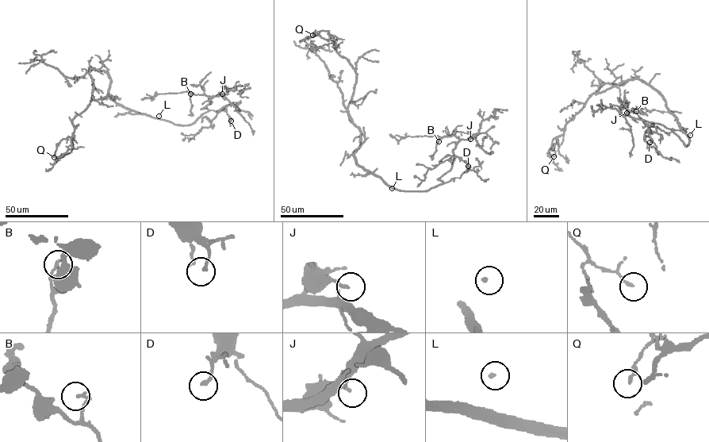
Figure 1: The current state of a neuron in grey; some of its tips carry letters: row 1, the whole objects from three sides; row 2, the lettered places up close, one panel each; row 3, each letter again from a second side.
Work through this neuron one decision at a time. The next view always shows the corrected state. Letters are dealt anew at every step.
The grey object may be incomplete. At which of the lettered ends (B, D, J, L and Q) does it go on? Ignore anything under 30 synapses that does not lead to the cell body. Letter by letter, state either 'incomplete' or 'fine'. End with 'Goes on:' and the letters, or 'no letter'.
B: fine
D: fine
J: fine
L: incomplete
Q: fine
Goes on: L

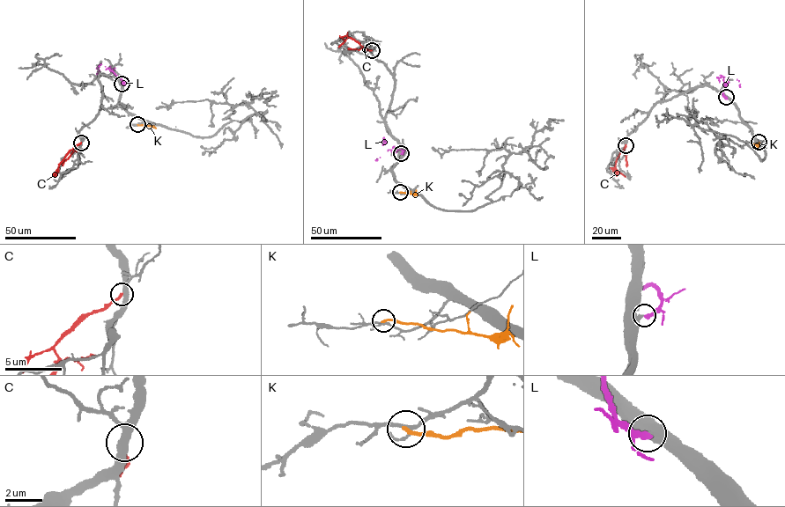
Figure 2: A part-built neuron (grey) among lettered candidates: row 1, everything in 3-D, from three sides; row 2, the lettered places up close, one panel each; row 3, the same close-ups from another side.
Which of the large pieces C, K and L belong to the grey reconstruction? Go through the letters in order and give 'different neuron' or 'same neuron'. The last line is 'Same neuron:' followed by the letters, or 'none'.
C: different neuron
K: different neuron
L: different neuron
Same neuron: none

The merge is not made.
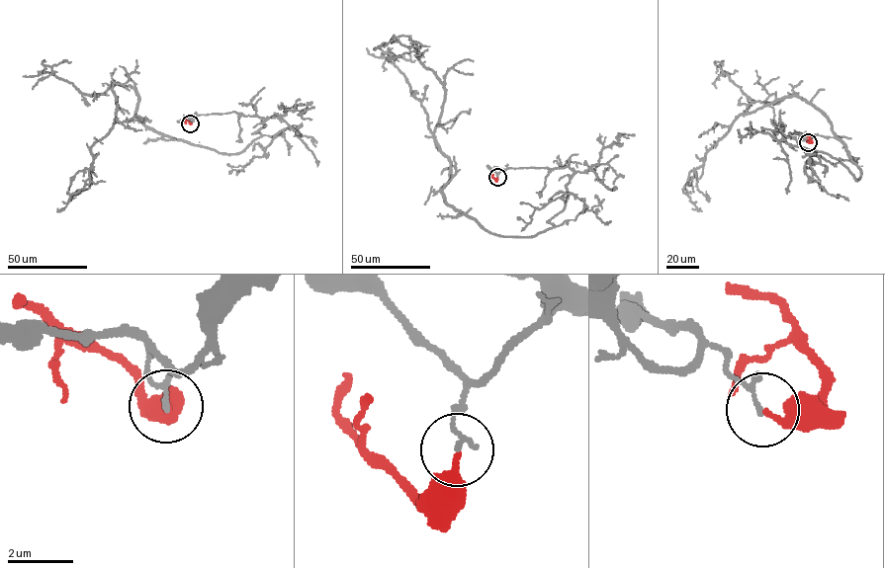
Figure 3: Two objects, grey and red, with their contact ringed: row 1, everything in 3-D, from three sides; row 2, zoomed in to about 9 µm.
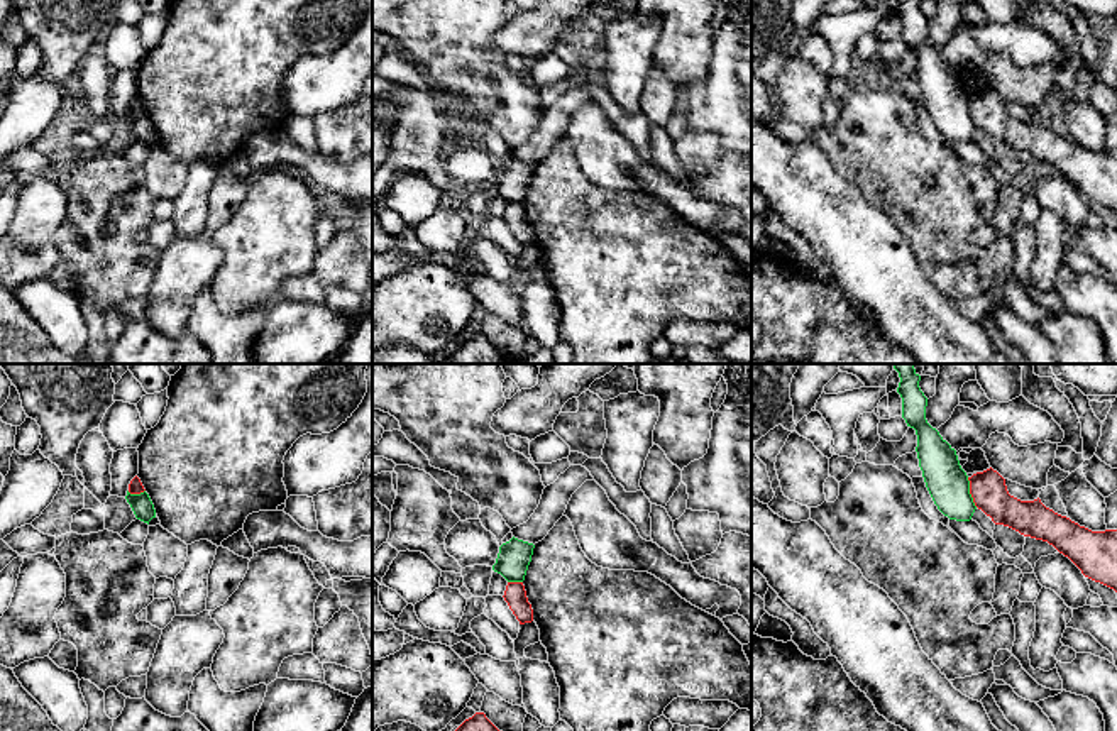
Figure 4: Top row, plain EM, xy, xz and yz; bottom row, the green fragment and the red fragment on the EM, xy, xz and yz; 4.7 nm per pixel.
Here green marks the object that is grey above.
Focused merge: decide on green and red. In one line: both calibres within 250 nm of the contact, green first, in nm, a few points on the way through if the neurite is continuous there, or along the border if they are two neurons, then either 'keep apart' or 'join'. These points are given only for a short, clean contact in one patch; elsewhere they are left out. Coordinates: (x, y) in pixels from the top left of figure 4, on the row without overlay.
calibres 200 and 170 nm; border yz (967, 98), (972, 122), (977, 127); keep apart

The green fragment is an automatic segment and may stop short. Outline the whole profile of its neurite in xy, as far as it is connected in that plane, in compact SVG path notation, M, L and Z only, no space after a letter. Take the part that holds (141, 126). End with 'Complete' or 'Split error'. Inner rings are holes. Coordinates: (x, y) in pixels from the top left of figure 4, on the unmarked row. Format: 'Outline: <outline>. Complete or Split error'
Outline: M127 112L125 120L130 125L130 129L132 129L137 140L149 146L149 142L152 139L156 139L154 125L152 125L152 122L151 122L151 118L149 118L149 115L146 112L140 113L140 115L130 115Z. Complete

